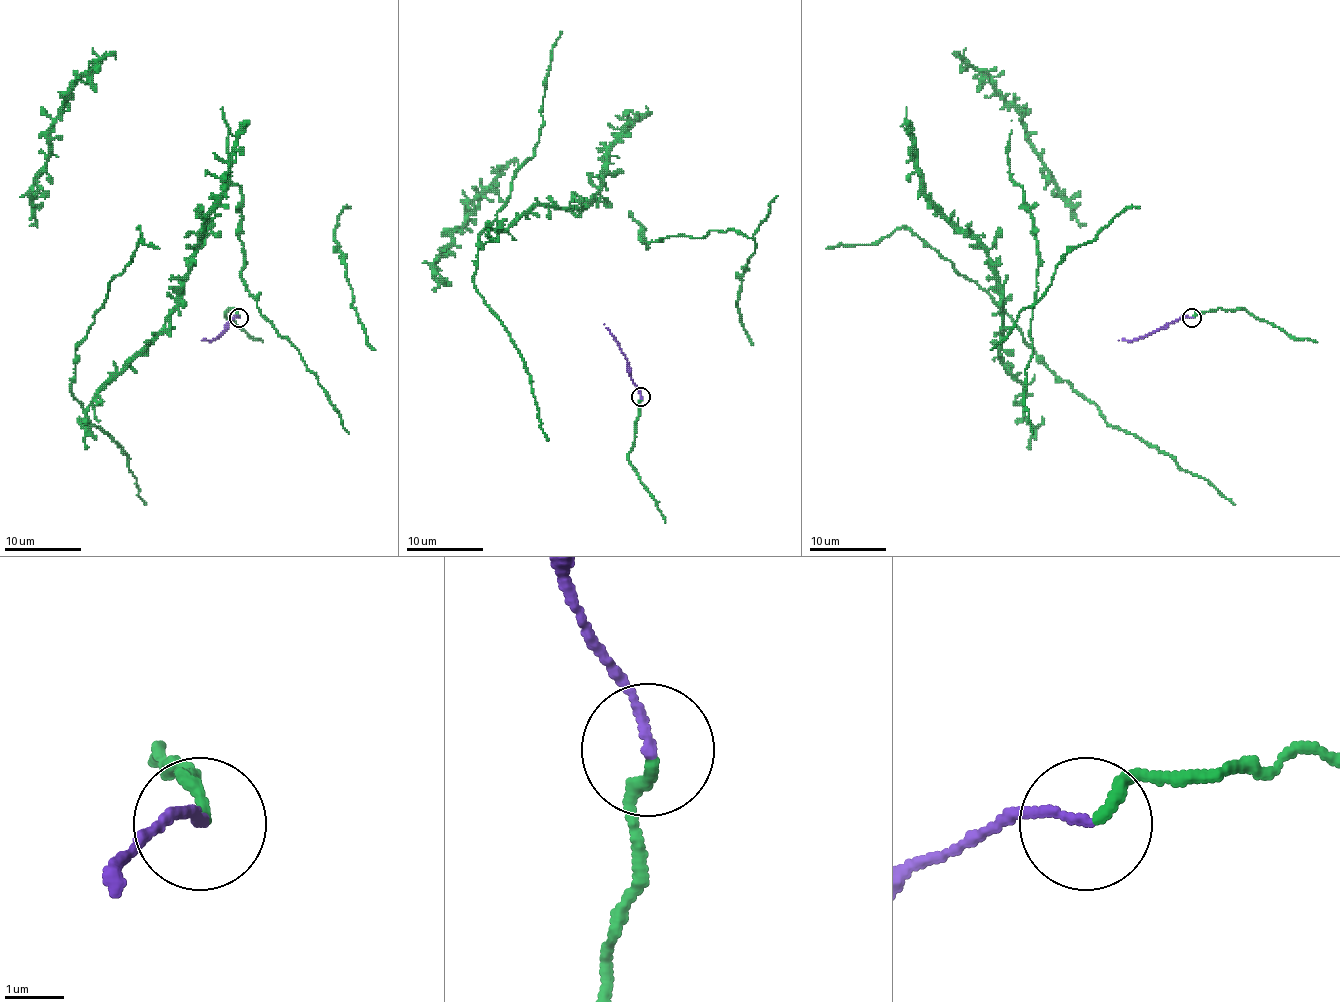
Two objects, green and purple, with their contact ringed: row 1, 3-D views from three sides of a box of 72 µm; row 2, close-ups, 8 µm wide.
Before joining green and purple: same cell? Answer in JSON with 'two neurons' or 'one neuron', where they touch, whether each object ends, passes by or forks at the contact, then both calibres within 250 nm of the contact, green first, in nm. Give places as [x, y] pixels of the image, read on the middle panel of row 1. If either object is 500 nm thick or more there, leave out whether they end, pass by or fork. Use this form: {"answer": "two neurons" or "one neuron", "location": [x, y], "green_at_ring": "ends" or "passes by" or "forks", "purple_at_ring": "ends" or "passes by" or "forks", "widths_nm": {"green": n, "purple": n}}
{"answer": "one neuron", "location": [641, 397], "green_at_ring": "ends", "purple_at_ring": "ends", "widths_nm": {"green": 190, "purple": 140}}

